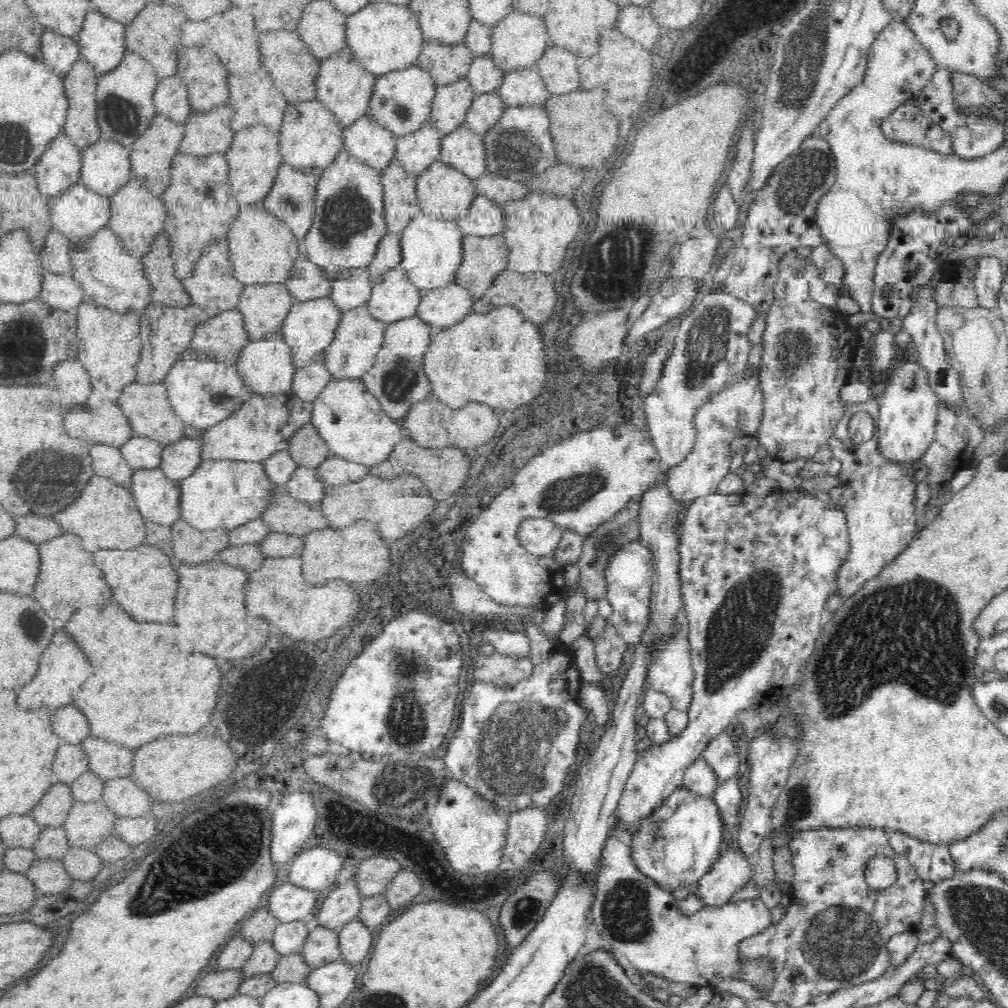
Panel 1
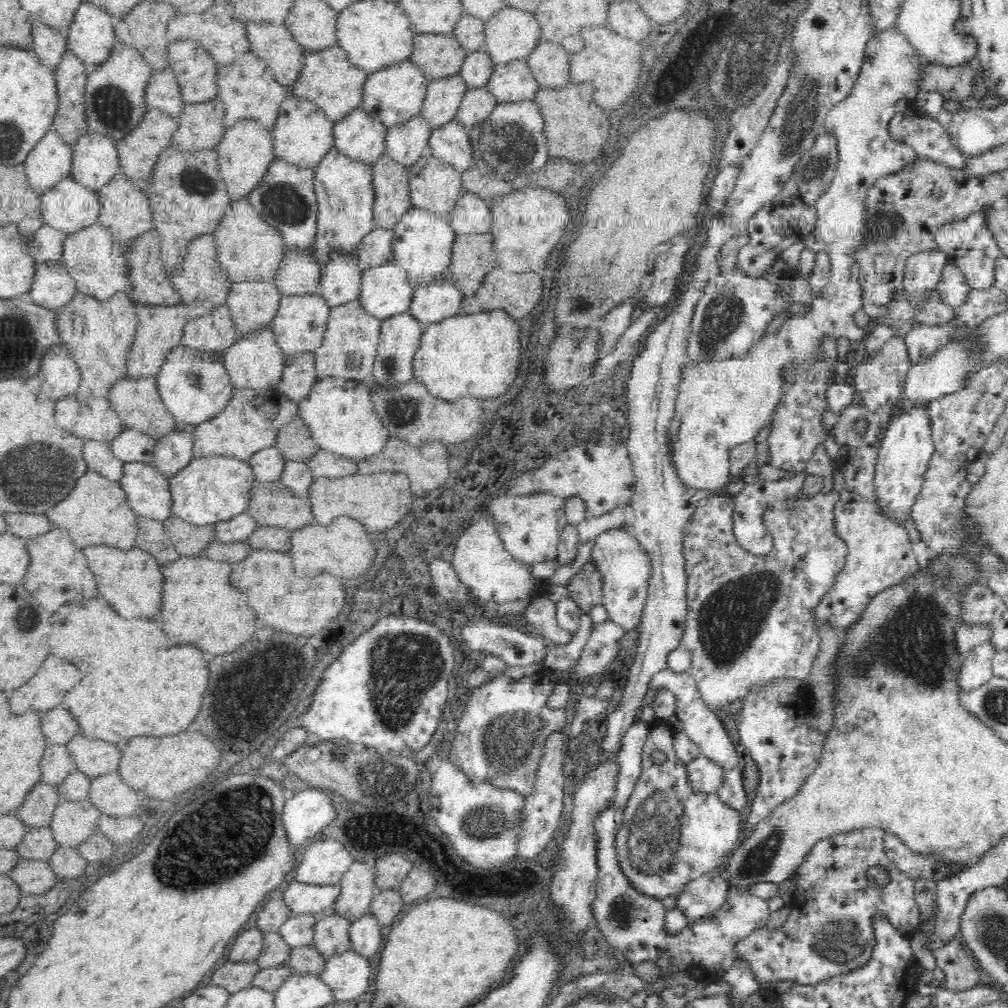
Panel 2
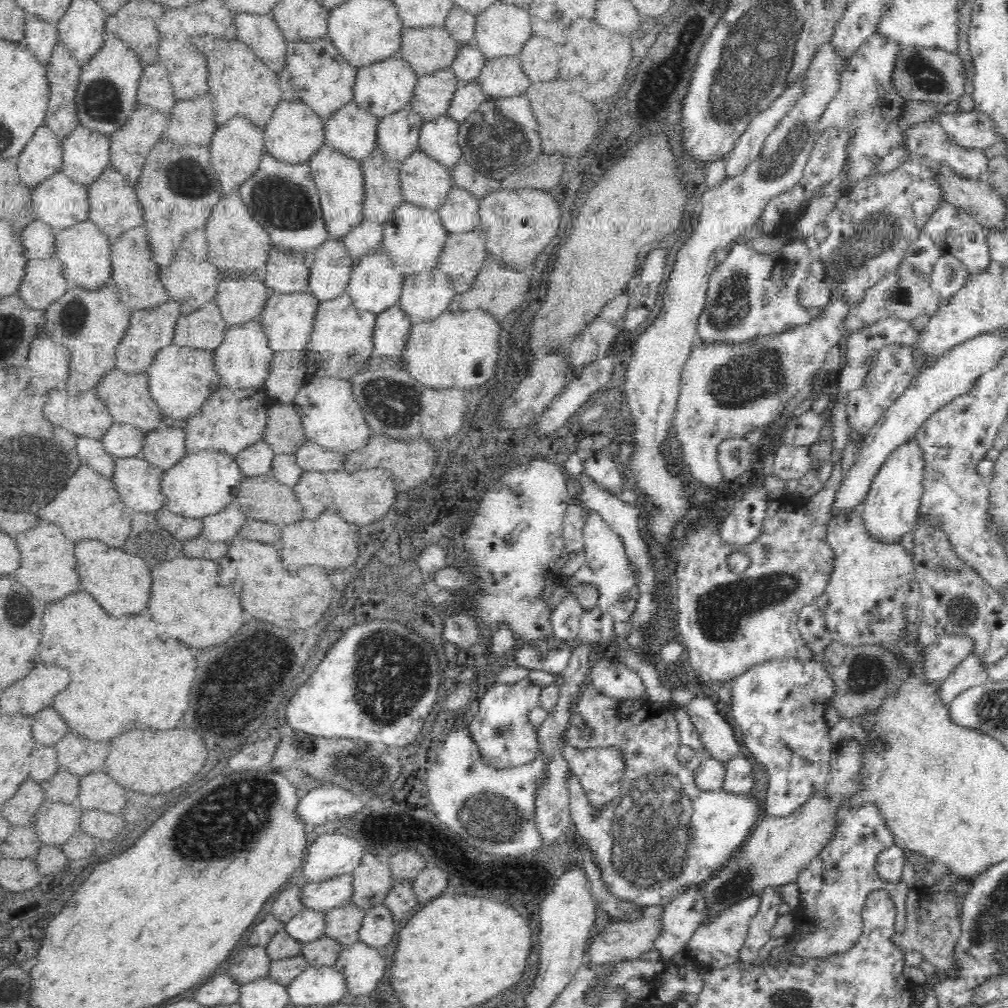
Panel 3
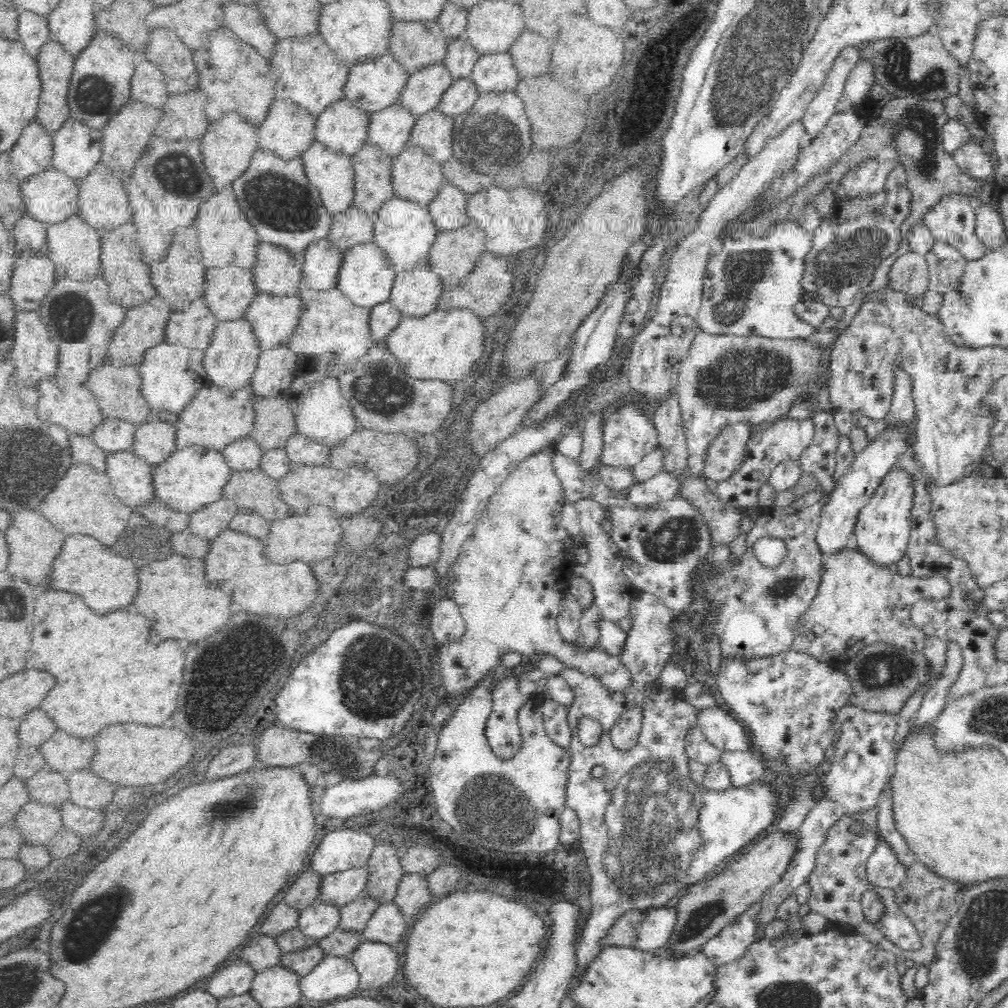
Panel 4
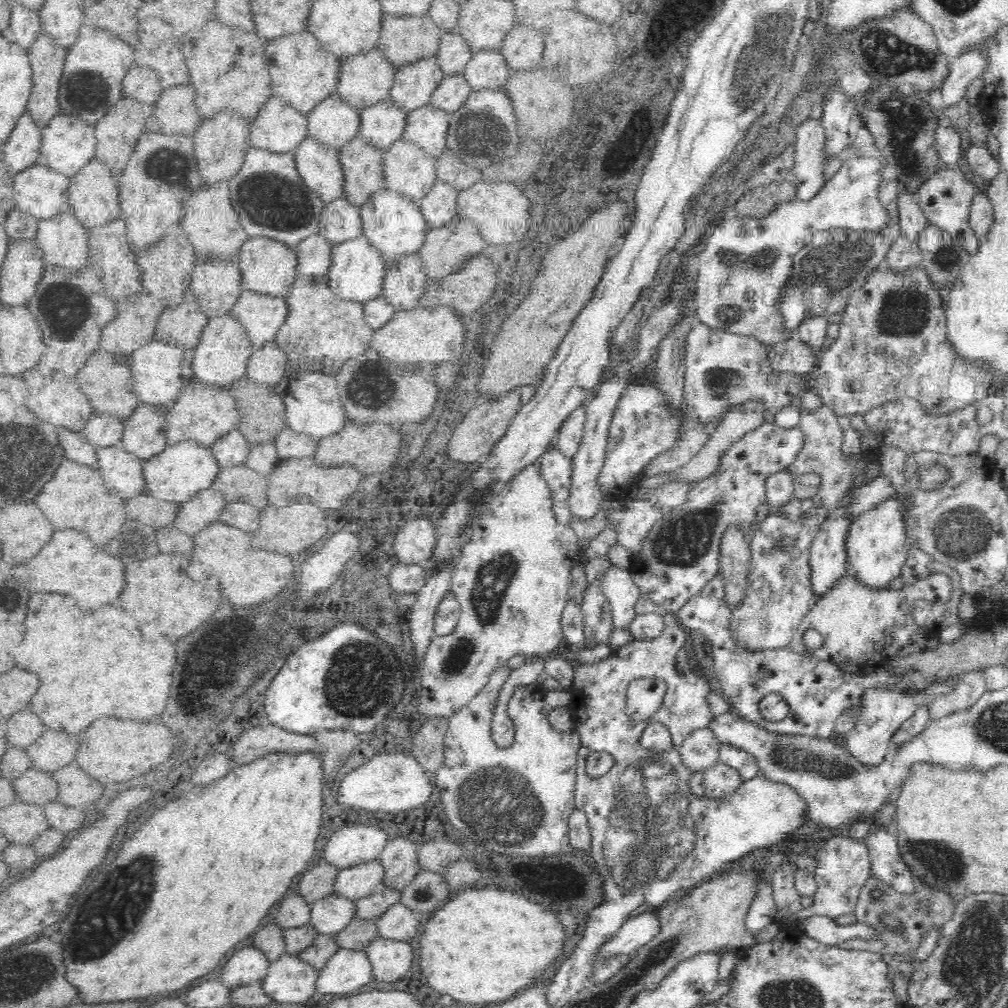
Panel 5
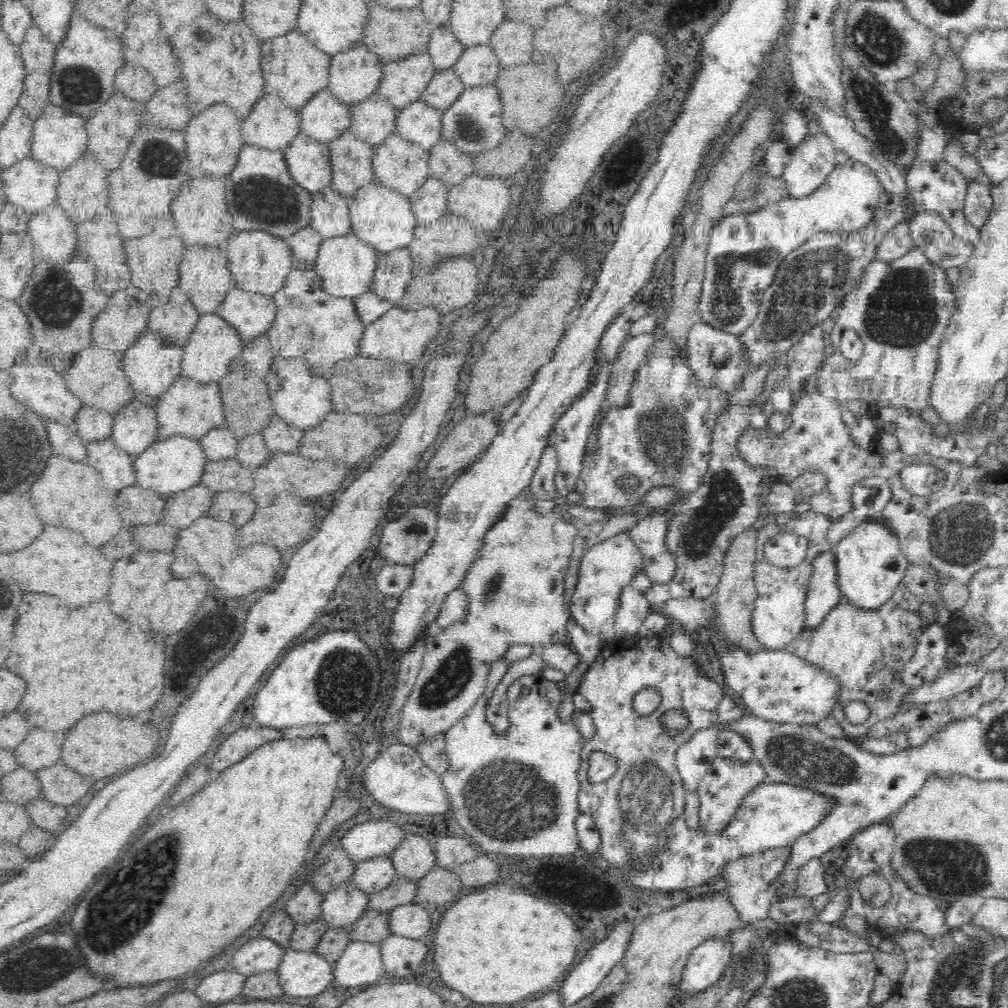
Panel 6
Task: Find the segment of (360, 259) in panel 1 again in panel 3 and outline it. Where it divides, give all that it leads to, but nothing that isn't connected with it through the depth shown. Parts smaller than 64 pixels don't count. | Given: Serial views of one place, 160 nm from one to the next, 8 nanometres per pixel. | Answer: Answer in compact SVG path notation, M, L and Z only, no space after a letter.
M327 143L322 144L308 160L311 176L319 194L323 218L328 236L337 240L360 224L363 214L364 180L359 161L340 151L336 151Z

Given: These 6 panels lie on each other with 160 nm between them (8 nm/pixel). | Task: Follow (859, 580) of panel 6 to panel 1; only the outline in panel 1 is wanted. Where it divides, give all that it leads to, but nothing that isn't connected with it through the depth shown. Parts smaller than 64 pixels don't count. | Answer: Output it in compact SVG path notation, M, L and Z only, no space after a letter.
M905 357L902 364L898 364L898 366L890 372L888 386L884 388L877 403L880 413L880 420L877 424L878 452L880 456L888 463L916 469L922 458L924 458L926 450L932 446L935 440L938 403L938 397L927 384L927 372L919 365L916 359Z

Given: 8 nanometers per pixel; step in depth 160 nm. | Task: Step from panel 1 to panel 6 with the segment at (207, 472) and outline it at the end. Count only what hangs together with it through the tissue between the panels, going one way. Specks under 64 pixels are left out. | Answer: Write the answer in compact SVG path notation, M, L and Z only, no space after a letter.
M170 435L165 439L156 438L142 452L133 456L133 476L141 488L166 496L198 484L204 474L205 462L206 456L198 441L183 435Z

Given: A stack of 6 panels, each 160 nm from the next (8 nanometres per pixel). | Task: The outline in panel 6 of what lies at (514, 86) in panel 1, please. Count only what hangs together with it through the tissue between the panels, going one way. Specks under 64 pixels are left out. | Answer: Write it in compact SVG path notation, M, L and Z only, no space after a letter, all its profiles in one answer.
M488 46L464 48L452 67L464 86L490 84L498 72L498 60Z

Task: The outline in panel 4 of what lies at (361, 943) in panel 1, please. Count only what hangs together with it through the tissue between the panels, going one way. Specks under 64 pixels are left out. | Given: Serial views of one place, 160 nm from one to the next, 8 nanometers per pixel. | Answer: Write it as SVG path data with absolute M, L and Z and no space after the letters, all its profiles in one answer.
M394 901L381 903L362 930L365 940L395 945L408 934L404 912Z

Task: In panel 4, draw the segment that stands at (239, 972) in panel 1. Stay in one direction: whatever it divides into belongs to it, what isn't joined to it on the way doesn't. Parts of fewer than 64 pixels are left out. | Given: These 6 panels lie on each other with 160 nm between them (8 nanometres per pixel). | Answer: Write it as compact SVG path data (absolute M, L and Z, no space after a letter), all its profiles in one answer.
M254 932L241 950L240 958L252 963L256 972L259 973L268 967L280 964L283 953L275 937Z

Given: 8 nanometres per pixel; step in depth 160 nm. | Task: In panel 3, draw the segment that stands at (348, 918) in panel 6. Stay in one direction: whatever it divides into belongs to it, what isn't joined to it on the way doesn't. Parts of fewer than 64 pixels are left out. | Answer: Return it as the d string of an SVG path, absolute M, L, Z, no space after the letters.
M305 908L287 923L284 930L302 942L313 941L324 936L326 912Z

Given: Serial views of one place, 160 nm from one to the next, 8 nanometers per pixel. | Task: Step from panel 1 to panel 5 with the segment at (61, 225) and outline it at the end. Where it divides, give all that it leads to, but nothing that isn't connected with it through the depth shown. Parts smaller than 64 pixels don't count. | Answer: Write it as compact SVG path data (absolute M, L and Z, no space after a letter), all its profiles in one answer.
M36 162L14 176L14 202L36 218L50 218L66 209L68 178Z

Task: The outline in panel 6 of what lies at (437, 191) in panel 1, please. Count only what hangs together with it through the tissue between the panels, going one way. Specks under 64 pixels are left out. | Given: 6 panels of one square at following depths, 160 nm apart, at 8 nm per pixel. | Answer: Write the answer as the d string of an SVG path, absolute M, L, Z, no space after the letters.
M395 132L379 145L373 146L370 153L370 165L371 170L374 171L375 180L405 196L410 196L430 176L427 163L428 150L424 150L419 145L401 138Z

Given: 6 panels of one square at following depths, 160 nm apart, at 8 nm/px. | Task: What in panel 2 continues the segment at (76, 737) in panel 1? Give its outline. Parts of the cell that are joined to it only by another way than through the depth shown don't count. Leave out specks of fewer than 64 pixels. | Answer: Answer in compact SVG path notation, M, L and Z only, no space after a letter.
M56 706L42 716L42 734L52 744L66 744L76 732L78 726L74 718L62 706Z

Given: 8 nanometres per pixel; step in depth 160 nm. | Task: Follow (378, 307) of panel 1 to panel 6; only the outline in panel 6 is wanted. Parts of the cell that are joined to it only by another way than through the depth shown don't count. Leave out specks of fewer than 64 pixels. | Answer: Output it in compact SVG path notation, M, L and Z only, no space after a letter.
M352 232L326 237L322 238L318 256L311 267L322 278L321 290L337 297L352 299L364 291L370 291L371 278L377 265L377 253Z

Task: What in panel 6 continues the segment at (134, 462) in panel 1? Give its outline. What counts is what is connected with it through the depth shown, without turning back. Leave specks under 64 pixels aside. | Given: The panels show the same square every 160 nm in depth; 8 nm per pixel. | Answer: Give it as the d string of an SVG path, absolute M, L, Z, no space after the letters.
M81 402L81 408L74 416L78 436L86 438L87 441L97 441L106 439L110 436L110 424L112 417L104 409L87 405Z

